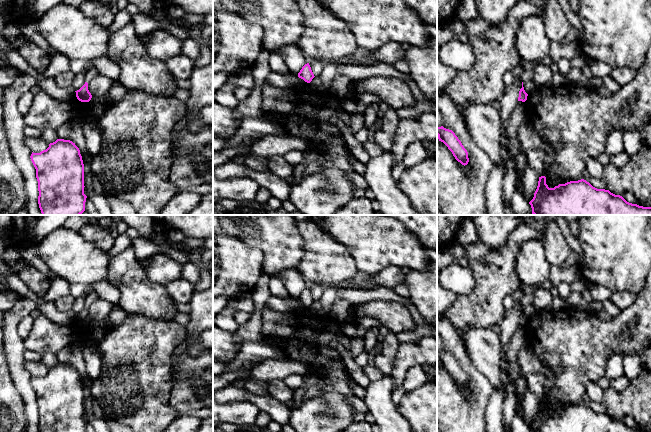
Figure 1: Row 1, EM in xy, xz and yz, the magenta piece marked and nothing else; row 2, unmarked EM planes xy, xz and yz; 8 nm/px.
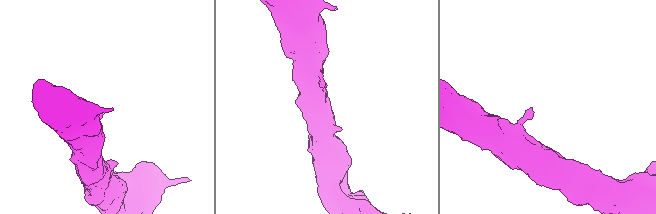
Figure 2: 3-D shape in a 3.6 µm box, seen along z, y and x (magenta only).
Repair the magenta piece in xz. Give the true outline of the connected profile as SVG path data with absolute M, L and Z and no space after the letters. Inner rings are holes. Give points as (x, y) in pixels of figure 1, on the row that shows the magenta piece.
M309 63L305 64L300 72L298 73L298 77L303 79L305 82L310 83L312 79L315 77Z

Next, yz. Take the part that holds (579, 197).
M539 177L533 199L529 202L533 215L651 215L651 207L627 202L609 190L597 189L584 179L549 188L546 177Z

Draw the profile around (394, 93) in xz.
M372 76L351 80L349 93L376 95L381 99L384 108L394 110L417 104L407 83L395 77Z

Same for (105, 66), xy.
M109 57L96 58L92 61L92 65L94 65L97 68L99 74L111 80L119 79L120 67Z

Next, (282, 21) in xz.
M219 0L223 7L245 20L262 26L262 49L273 51L296 45L304 20L297 0Z

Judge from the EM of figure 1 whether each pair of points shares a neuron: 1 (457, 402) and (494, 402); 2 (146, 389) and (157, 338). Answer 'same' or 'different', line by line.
1: different
2: same

